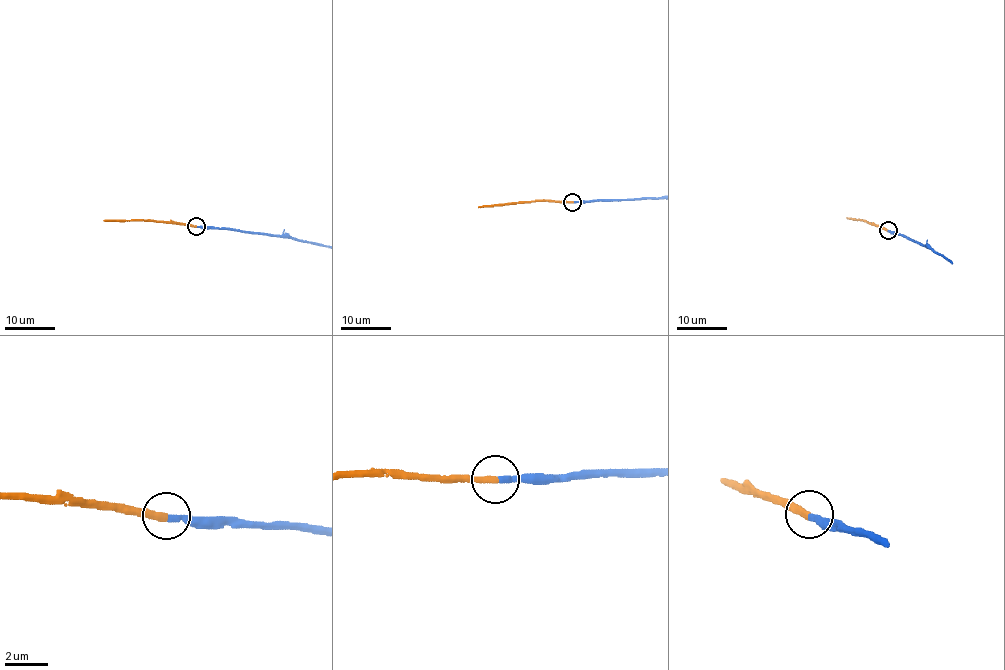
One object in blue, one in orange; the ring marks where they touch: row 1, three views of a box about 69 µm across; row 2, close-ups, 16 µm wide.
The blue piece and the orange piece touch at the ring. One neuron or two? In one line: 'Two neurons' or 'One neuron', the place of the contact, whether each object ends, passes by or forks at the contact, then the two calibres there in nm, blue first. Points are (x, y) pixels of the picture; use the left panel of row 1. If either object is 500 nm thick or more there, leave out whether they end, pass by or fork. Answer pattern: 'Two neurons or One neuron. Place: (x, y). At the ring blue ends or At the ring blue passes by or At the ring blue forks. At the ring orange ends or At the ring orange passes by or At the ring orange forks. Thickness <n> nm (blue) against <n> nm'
One neuron. Place: (196, 226). At the ring blue ends. At the ring orange ends. Thickness 280 nm (blue) against 320 nm

